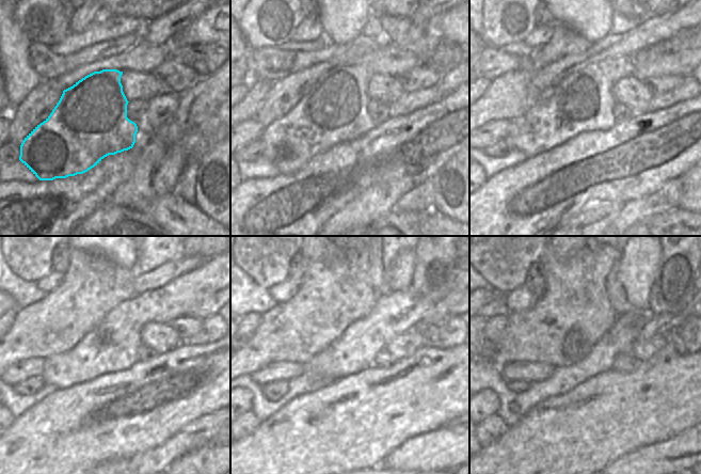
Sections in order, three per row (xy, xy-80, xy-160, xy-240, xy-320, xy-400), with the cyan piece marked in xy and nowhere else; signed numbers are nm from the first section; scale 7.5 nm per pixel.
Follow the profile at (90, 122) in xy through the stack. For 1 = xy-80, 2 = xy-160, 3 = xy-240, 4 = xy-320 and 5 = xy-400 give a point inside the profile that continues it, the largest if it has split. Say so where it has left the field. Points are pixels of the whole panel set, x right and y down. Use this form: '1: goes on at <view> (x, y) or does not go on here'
1: goes on at xy-80 (335, 109)
2: goes on at xy-160 (583, 101)
3: goes on at xy-240 (111, 346)
4: goes on at xy-320 (354, 350)
5: goes on at xy-400 (628, 320)

